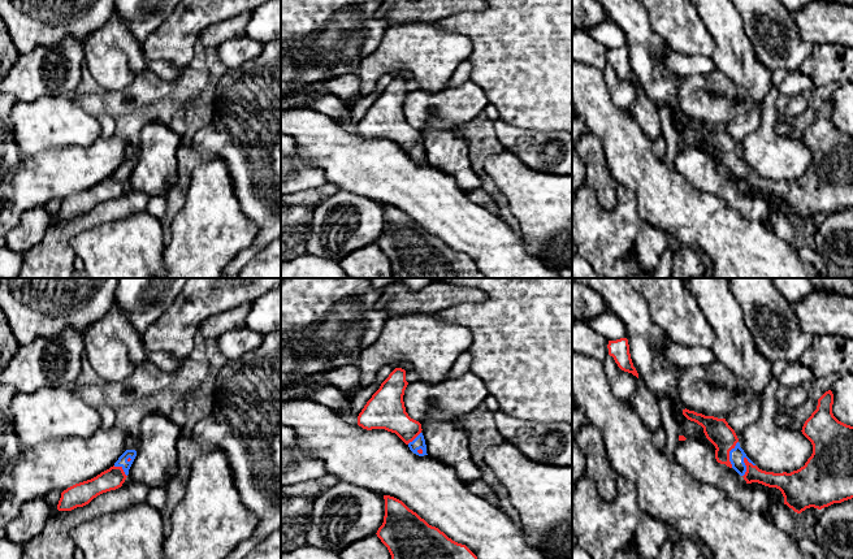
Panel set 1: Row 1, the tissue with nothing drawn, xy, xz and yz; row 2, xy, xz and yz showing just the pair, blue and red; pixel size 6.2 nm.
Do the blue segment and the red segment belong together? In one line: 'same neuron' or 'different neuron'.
same neuron

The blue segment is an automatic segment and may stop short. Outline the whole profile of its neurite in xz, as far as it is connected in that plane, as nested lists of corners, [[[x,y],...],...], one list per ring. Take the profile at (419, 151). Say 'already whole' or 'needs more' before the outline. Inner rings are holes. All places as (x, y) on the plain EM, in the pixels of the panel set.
needs more; [[[395,77],[359,122],[358,134],[395,142],[413,162],[424,165],[428,162],[421,133],[408,125],[403,110],[407,94],[406,79]]]

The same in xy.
needs more; [[[126,159],[109,178],[91,188],[75,192],[64,199],[57,218],[72,220],[77,216],[83,216],[98,204],[121,196],[135,165],[135,159]]]

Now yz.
needs more; [[[826,100],[819,108],[817,118],[805,130],[802,143],[811,151],[813,162],[804,176],[791,182],[774,182],[759,178],[740,156],[735,139],[726,127],[705,125],[694,120],[683,118],[683,124],[703,136],[706,147],[715,155],[715,168],[720,173],[733,177],[746,192],[758,191],[776,196],[784,205],[784,213],[801,222],[806,217],[822,218],[833,212],[853,207],[853,135],[839,130],[832,122],[833,103]]]

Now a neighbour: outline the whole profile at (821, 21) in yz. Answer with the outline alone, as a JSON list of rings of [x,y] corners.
[[[811,0],[792,17],[804,42],[813,46],[836,43],[853,48],[853,6]]]

